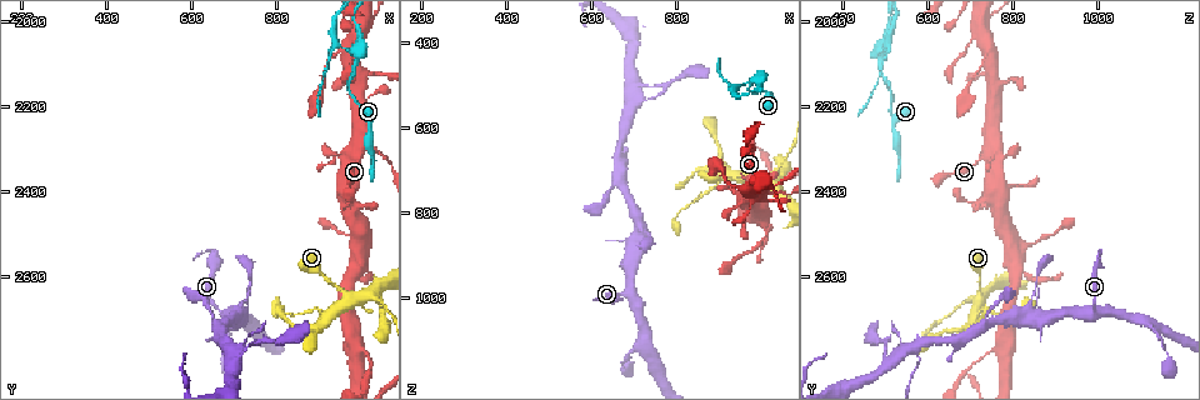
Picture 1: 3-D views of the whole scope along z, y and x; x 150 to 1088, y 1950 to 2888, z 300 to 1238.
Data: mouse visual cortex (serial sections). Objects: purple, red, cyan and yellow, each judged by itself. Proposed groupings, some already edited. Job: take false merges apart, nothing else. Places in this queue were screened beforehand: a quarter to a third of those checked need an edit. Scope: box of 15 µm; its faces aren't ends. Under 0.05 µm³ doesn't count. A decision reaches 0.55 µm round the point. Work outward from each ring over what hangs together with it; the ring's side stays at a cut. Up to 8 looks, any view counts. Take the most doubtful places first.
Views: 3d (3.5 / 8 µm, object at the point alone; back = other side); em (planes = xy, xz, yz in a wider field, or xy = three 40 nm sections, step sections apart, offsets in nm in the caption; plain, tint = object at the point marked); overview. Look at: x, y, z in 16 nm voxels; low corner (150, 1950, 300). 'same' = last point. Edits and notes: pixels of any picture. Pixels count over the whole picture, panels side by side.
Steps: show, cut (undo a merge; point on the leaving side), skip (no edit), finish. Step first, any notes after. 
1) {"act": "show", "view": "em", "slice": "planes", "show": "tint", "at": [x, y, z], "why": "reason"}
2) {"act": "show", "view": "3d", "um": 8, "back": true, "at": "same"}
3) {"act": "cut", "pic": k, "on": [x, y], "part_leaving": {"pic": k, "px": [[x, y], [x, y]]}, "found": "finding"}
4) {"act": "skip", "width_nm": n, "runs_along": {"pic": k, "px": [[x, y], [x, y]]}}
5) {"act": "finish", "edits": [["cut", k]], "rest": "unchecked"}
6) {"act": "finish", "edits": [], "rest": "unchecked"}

{"act": "show", "view": "3d", "um": 8, "at": [990, 2075, 485], "why": "a fork"}

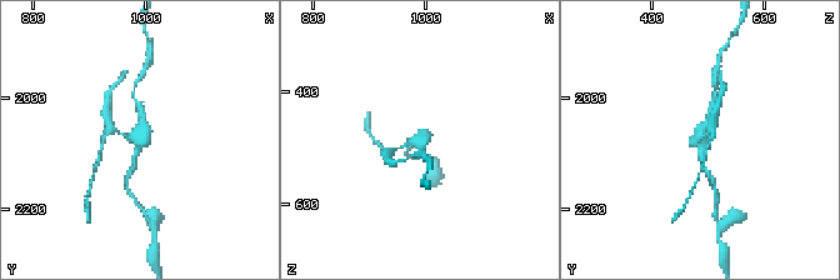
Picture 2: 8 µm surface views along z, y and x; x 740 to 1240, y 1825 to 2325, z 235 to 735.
{"act": "show", "view": "3d", "um": 3.5, "at": [990, 2080, 480]}

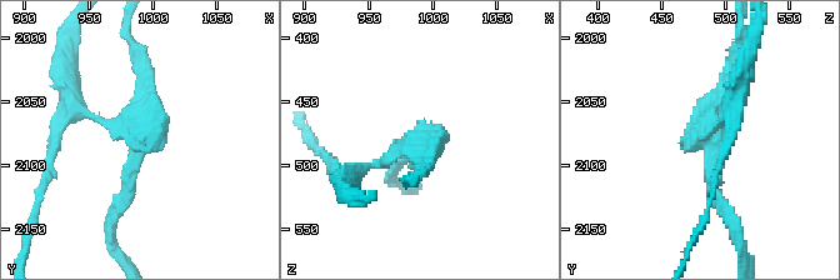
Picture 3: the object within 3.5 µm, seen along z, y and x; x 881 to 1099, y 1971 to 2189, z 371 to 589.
{"act": "show", "view": "em", "slice": "xy", "step": 5, "show": "tint", "at": [988, 2080, 486], "arms": 3, "arm_widths_nm": [100, 150, 150], "why": "shape alone is not enough"}

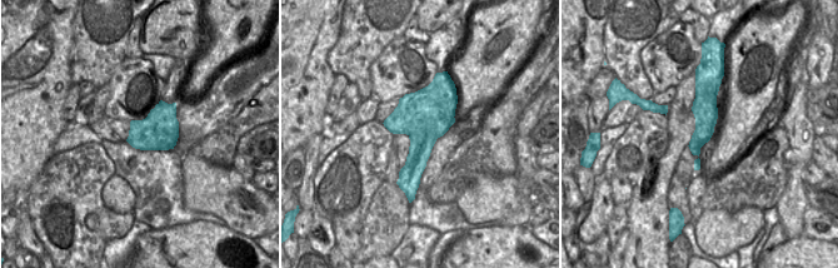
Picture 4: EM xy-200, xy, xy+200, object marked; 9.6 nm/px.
{"act": "cut", "pic": 3, "on": [83, 108], "width_nm": 500, "part_leaving": {"pic": 3, "px": [[138, 136], [76, 109], [65, 64]]}, "found": "a second cell is stuck on"}

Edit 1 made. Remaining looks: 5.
{"act": "show", "view": "3d", "um": 8, "back": true, "at": [1010, 2645, 730], "why": "looks like a crossing"}

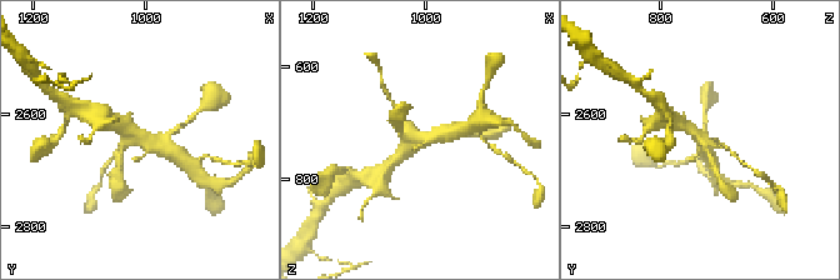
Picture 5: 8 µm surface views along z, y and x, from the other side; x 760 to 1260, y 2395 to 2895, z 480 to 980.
{"act": "show", "view": "em", "slice": "planes", "show": "tint", "at": [1015, 2645, 730]}

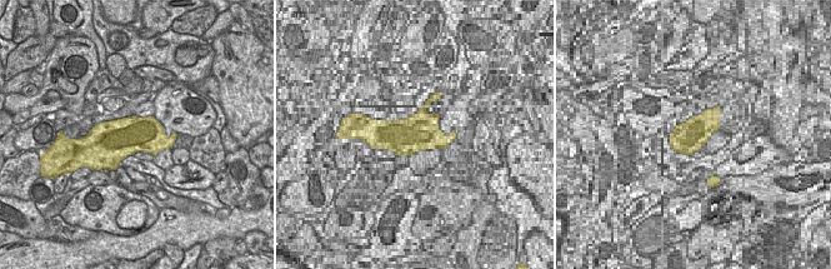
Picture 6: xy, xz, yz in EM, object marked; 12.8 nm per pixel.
{"act": "skip", "found": "all the same cell"}

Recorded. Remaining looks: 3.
{"act": "show", "view": "3d", "um": 8, "at": [995, 2320, 740], "why": "thin arm on a thick one"}

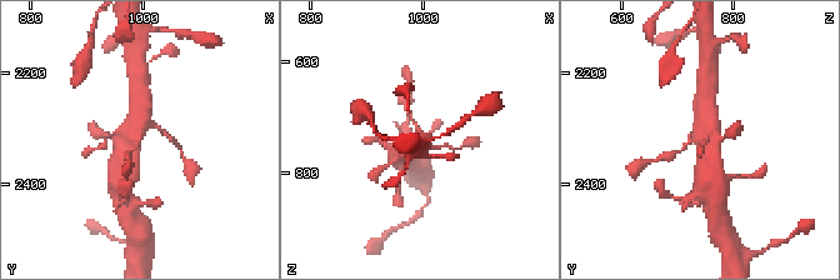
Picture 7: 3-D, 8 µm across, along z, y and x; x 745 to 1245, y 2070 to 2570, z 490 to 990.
{"act": "show", "view": "em", "slice": "xy", "step": 2, "show": "tint", "at": [985, 2320, 740]}

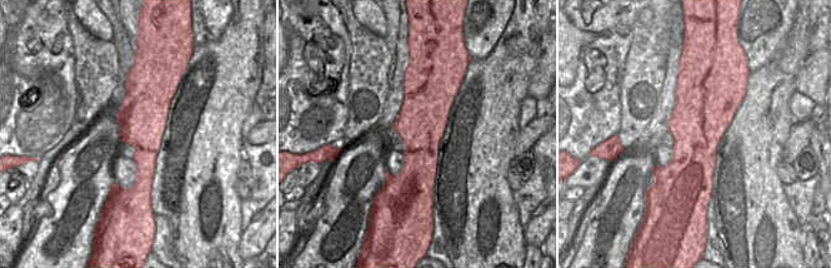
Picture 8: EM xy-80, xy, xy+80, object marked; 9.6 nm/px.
{"act": "skip", "width_nm": 460, "runs_along": {"pic": 7, "px": [[409, 114], [418, 138], [403, 151]]}, "found": "continuous, no second cell"}

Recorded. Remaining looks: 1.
{"act": "finish", "edits": [["cut", 3]], "rest": "unchecked"}

